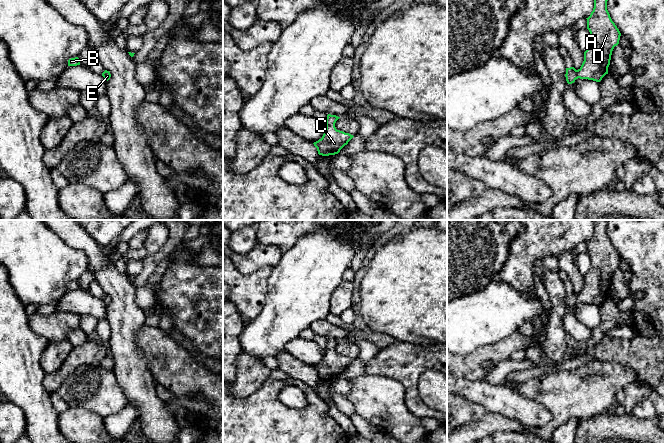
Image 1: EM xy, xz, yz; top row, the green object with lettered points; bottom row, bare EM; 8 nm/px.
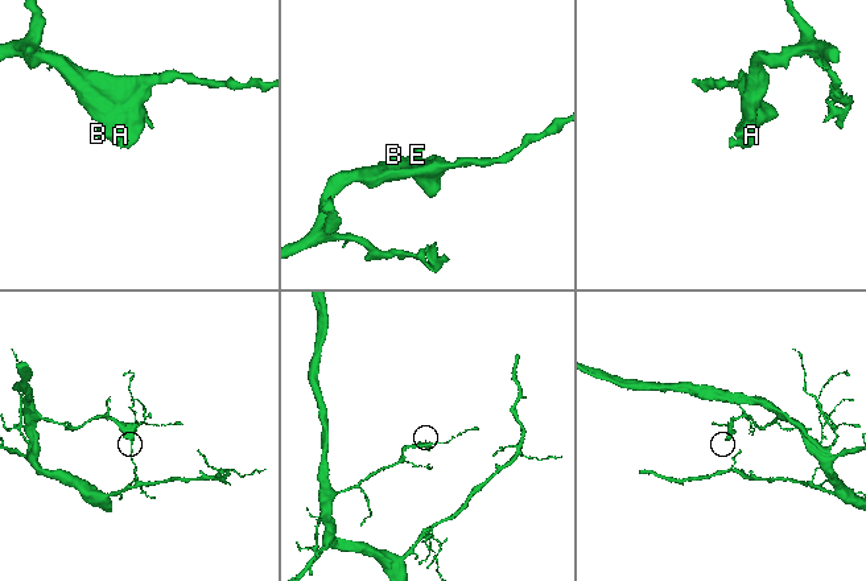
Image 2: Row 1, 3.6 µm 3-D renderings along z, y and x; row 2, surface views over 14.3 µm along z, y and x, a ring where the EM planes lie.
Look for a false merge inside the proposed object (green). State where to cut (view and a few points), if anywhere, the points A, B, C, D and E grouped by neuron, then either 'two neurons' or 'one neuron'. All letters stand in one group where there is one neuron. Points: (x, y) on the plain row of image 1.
cut none; groups A B C D E; one neuron

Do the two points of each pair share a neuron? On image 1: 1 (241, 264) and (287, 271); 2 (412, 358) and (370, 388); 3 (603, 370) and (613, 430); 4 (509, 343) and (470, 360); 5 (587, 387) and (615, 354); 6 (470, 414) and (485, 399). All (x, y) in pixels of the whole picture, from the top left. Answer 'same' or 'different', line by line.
1: different
2: different
3: different
4: same
5: different
6: different

